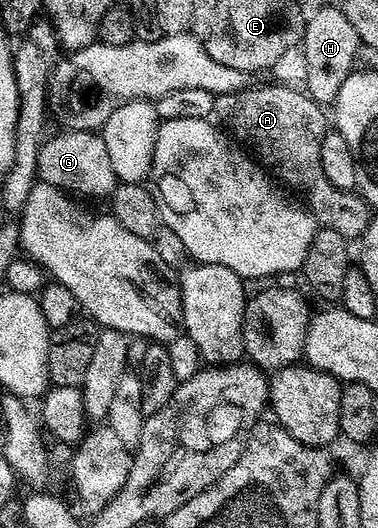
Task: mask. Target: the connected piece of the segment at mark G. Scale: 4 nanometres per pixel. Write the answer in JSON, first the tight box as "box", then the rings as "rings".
{"box":[37,131,118,197],"rings":[[[58,131],[58,136],[50,135],[39,150],[37,174],[40,183],[61,188],[74,197],[105,196],[112,197],[118,186],[115,166],[111,166],[111,157],[107,154],[107,146],[97,132]]]}

